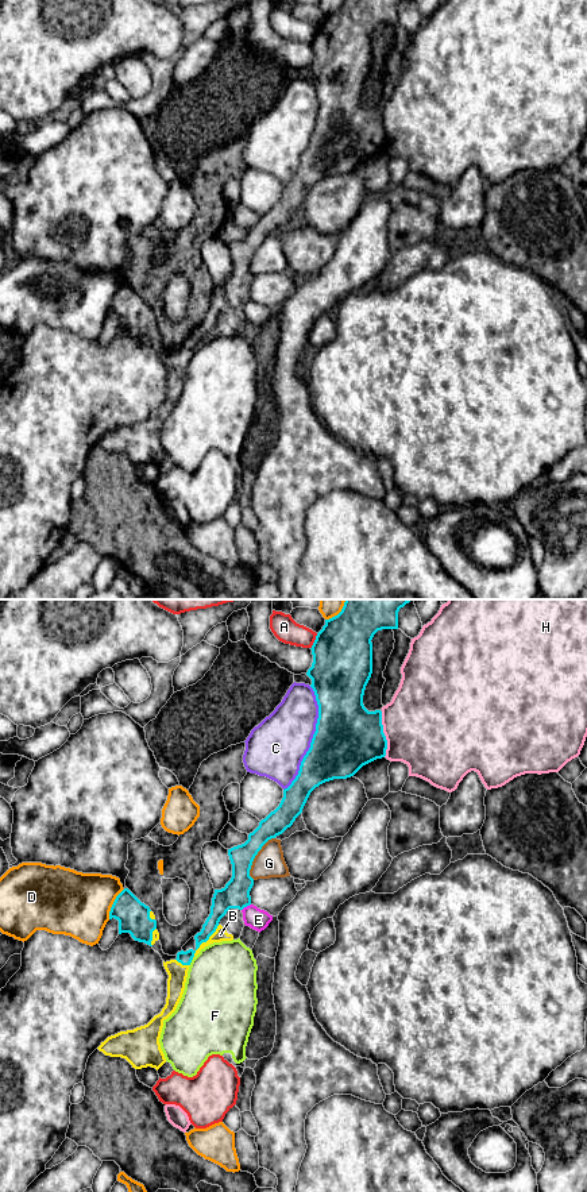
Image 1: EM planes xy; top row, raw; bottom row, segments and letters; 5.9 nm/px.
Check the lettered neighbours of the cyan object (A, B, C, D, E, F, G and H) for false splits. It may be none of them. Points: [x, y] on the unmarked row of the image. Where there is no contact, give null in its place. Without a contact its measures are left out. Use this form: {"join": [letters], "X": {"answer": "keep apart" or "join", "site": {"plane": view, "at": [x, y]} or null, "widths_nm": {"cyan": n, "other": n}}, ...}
{"join": ["B"], "A": {"answer": "keep apart", "site": {"plane": "xy", "at": [315, 37]}, "widths_nm": {"cyan": 360, "other": 150}}, "B": {"answer": "join", "site": {"plane": "xy", "at": [204, 336]}, "widths_nm": {"cyan": 110, "other": 80}}, "C": {"answer": "keep apart", "site": {"plane": "xy", "at": [312, 134]}, "widths_nm": {"cyan": 380, "other": 340}}, "D": {"answer": "keep apart", "site": {"plane": "xy", "at": [114, 299]}, "widths_nm": {"cyan": 190, "other": 380}}, "E": {"answer": "keep apart", "site": {"plane": "xy", "at": [246, 301]}, "widths_nm": {"cyan": 160, "other": 130}}, "F": {"answer": "keep apart", "site": {"plane": "xy", "at": [190, 357]}, "widths_nm": {"cyan": 80, "other": 440}}, "G": {"answer": "keep apart", "site": {"plane": "xy", "at": [254, 253]}, "widths_nm": {"cyan": 160, "other": 180}}, "H": {"answer": "keep apart", "site": {"plane": "xy", "at": [383, 130]}, "widths_nm": {"cyan": 380, "other": 480}}}

